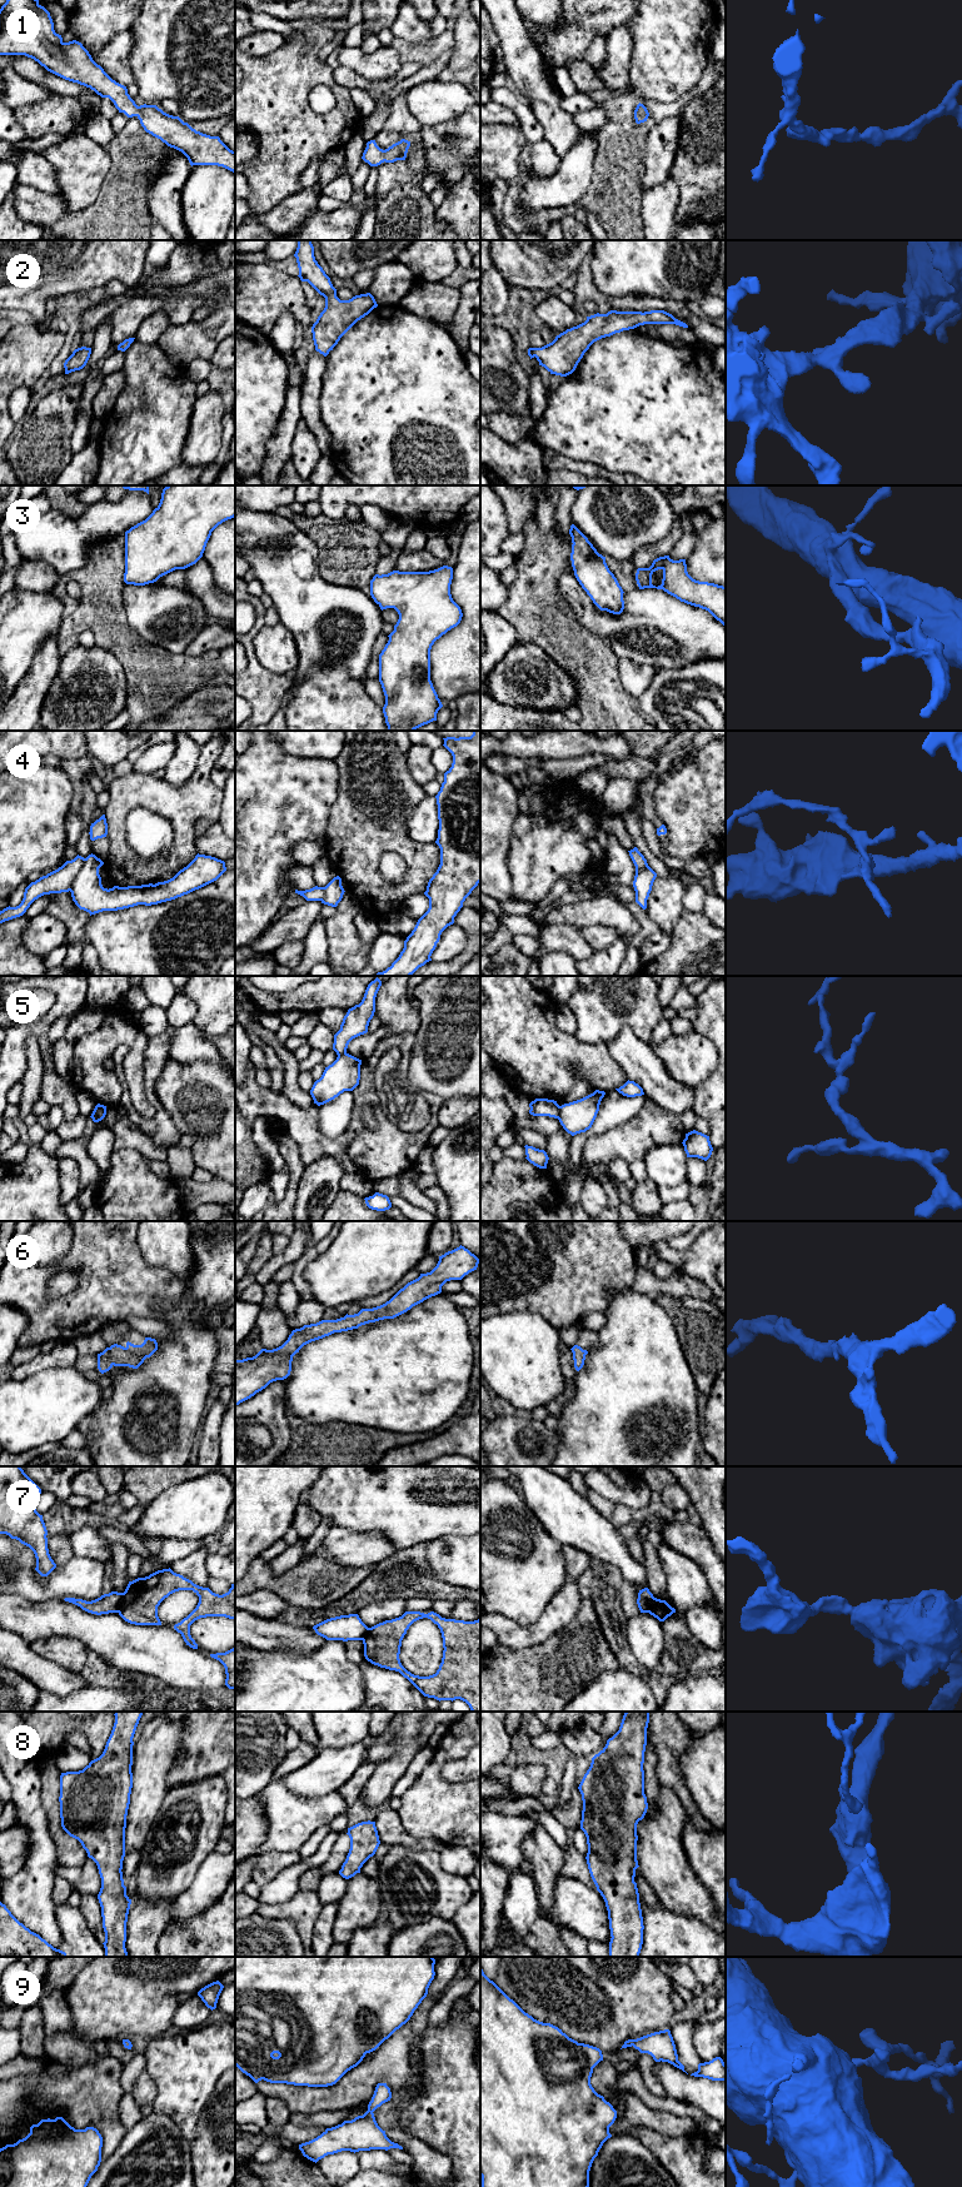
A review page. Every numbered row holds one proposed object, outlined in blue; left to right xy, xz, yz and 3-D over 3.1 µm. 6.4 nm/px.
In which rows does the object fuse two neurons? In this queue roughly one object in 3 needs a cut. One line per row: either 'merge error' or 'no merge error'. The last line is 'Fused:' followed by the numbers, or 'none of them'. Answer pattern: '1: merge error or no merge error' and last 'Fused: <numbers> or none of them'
1: no merge error
2: no merge error
3: no merge error
4: merge error
5: merge error
6: no merge error
7: merge error
8: no merge error
9: no merge error
Fused: 4, 5, 7

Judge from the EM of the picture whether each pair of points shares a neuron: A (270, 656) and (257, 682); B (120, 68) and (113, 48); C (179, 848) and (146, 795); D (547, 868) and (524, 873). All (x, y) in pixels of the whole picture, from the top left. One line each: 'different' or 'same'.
A: different
B: same
C: same
D: same

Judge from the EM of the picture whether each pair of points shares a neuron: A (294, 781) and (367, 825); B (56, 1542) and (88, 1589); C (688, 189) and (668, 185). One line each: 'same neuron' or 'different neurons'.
A: different neurons
B: different neurons
C: different neurons

